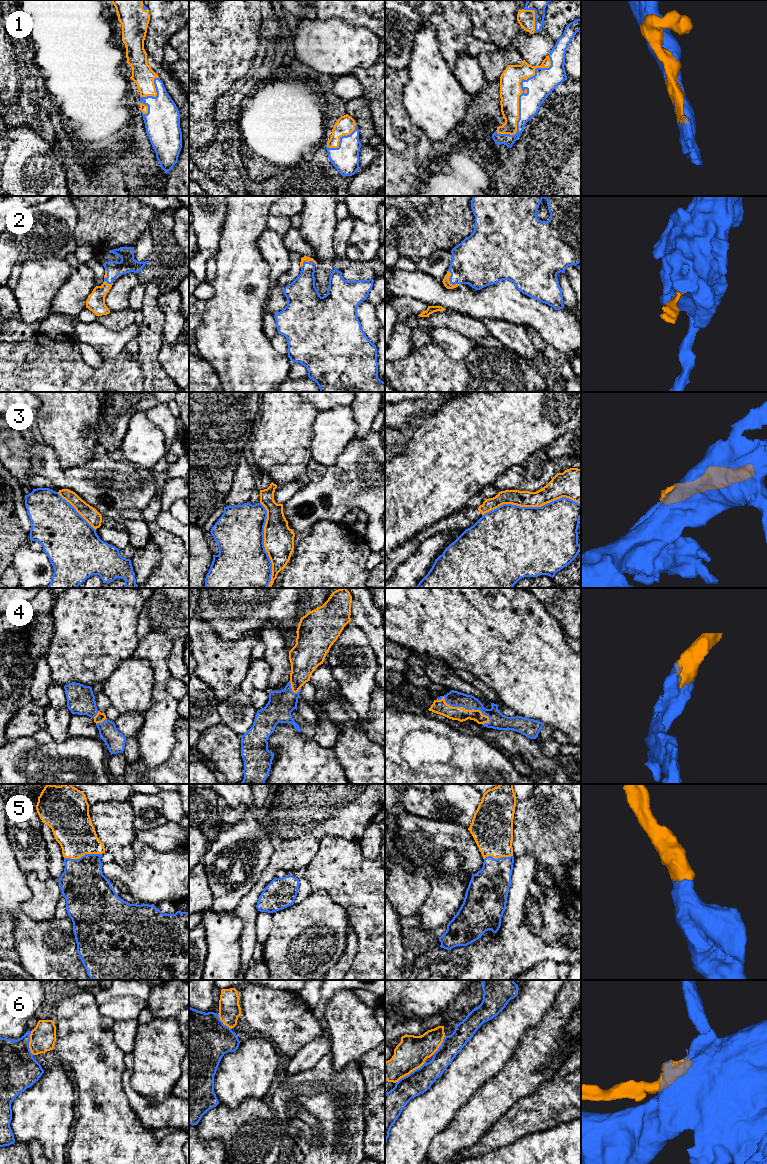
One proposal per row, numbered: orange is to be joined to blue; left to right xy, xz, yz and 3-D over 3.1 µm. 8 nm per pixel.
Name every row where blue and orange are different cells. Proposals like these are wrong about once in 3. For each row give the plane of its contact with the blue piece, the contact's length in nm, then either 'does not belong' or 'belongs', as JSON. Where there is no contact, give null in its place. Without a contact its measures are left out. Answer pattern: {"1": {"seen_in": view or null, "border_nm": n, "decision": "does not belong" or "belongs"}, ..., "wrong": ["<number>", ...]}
{"1": {"seen_in": "yz", "border_nm": 750, "decision": "belongs"}, "2": {"seen_in": "yz", "border_nm": 150, "decision": "belongs"}, "3": {"seen_in": "yz", "border_nm": 800, "decision": "does not belong"}, "4": {"seen_in": "yz", "border_nm": 460, "decision": "belongs"}, "5": {"seen_in": "xy", "border_nm": 300, "decision": "belongs"}, "6": {"seen_in": "yz", "border_nm": 280, "decision": "does not belong"}, "wrong": ["3", "6"]}

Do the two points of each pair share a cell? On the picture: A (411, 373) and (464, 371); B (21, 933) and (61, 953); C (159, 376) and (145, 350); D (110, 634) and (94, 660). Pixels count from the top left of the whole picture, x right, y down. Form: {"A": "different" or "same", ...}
{"A": "same", "B": "same", "C": "same", "D": "same"}

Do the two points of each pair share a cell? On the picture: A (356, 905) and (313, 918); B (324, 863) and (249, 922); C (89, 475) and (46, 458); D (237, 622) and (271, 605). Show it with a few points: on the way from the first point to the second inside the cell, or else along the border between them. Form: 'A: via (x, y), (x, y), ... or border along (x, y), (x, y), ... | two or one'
A: border along (327, 892), (345, 910), (349, 918) | two
B: border along (318, 847), (315, 855), (305, 867) | two
C: via (78, 475), (63, 475), (57, 469) | one
D: via (245, 618), (258, 605), (263, 605) | one

